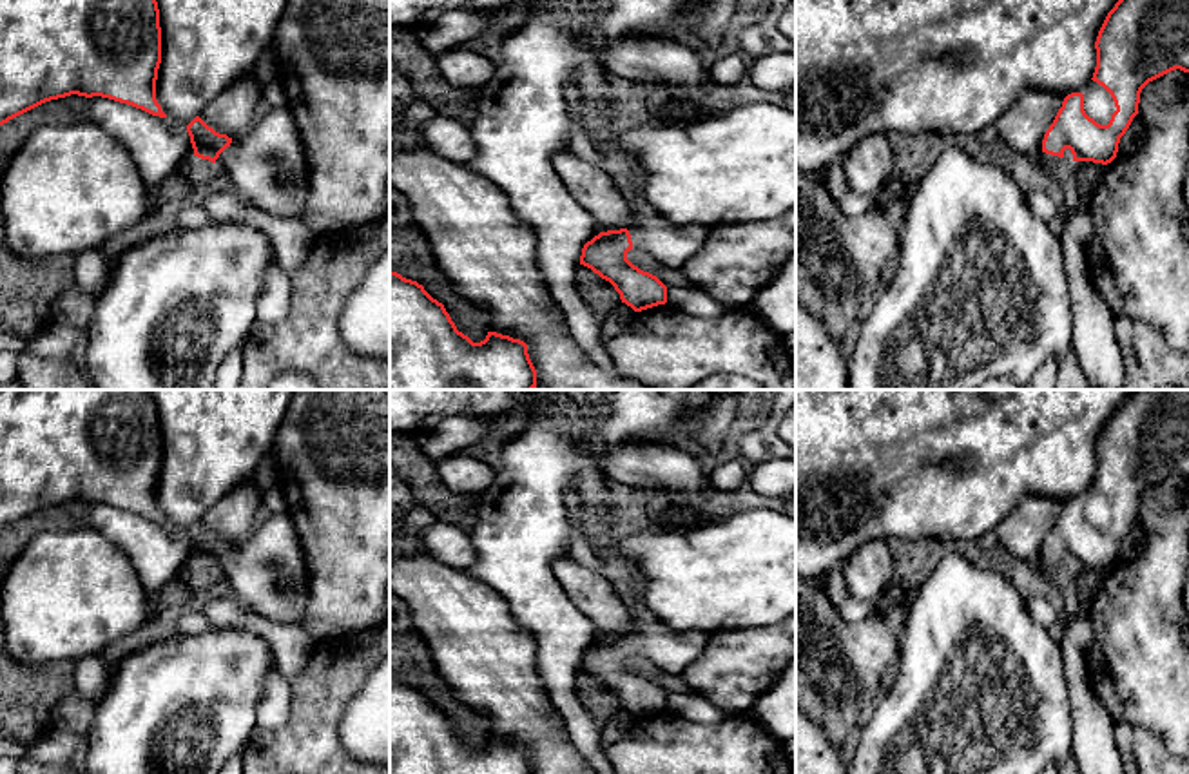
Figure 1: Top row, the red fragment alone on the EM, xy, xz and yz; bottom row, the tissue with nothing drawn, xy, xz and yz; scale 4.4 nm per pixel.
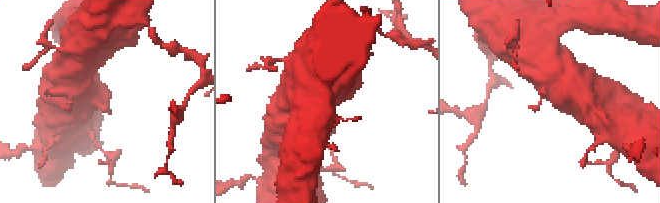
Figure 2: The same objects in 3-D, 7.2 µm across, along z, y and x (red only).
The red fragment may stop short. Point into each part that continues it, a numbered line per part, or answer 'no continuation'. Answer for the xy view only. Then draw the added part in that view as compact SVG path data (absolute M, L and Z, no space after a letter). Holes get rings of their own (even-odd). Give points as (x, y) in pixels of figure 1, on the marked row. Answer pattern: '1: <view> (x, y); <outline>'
1: xy (267, 165); M286 107L263 109L216 165L230 176L243 201L272 216L303 219L308 210L308 161Z

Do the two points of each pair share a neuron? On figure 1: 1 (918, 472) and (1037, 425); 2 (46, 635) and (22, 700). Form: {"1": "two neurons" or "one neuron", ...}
{"1": "one neuron", "2": "two neurons"}

